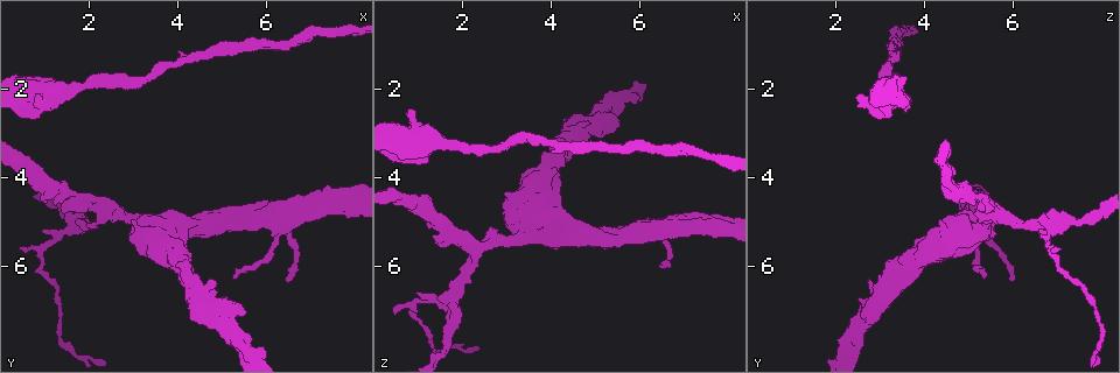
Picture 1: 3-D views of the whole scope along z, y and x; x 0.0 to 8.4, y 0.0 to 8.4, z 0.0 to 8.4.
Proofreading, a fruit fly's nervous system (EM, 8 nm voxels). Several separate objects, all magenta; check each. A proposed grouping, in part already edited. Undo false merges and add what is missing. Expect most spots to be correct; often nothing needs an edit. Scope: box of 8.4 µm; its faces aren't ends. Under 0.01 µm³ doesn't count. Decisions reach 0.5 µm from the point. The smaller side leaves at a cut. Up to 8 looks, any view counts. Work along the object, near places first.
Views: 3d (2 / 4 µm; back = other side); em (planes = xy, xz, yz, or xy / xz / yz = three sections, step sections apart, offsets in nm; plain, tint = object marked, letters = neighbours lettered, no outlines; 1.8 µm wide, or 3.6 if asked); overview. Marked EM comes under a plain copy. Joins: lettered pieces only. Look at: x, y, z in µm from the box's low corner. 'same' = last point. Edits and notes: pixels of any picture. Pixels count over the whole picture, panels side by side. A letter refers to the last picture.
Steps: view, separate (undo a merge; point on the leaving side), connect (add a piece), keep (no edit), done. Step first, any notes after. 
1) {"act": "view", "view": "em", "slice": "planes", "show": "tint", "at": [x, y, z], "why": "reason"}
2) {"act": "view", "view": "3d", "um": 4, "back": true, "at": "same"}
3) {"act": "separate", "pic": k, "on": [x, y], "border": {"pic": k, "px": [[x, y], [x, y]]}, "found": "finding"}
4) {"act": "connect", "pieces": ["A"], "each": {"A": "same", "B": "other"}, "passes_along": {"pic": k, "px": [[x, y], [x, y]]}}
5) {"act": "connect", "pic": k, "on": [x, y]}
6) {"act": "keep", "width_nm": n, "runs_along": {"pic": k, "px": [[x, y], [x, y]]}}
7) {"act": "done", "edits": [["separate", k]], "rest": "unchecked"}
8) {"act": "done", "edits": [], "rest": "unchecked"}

{"act": "view", "view": "em", "slice": "planes", "show": "letters", "at": [0.80, 2.25, 2.45], "why": "stops while still wide"}

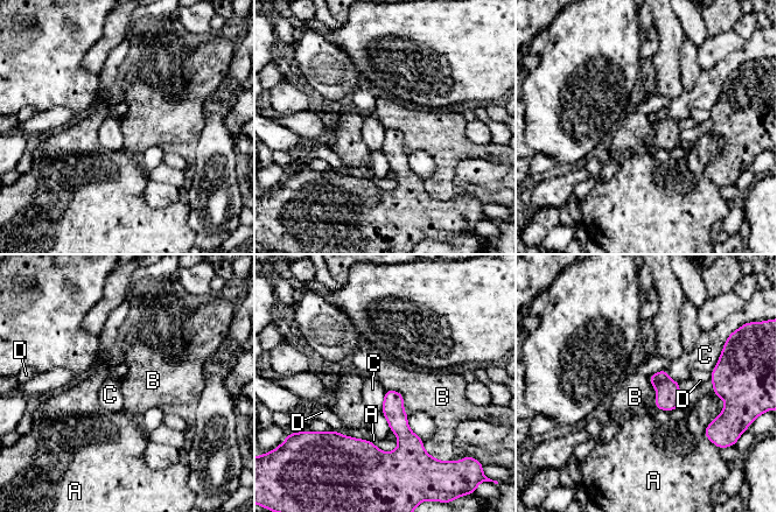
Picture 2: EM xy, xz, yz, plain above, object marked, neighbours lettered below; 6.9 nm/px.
{"act": "keep", "longest_contact_nm": ["A", 320], "each": {"A": "other", "B": "other", "C": "other", "D": "other"}, "runs_along": {"pic": 2, "px": [[336, 434], [379, 454], [420, 444]]}, "found": "none of them fits"}

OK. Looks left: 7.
{"act": "view", "view": "em", "slice": "xz", "step": 4, "show": "tint", "at": [7.30, 4.55, 5.05], "why": "two arms in line, one across"}

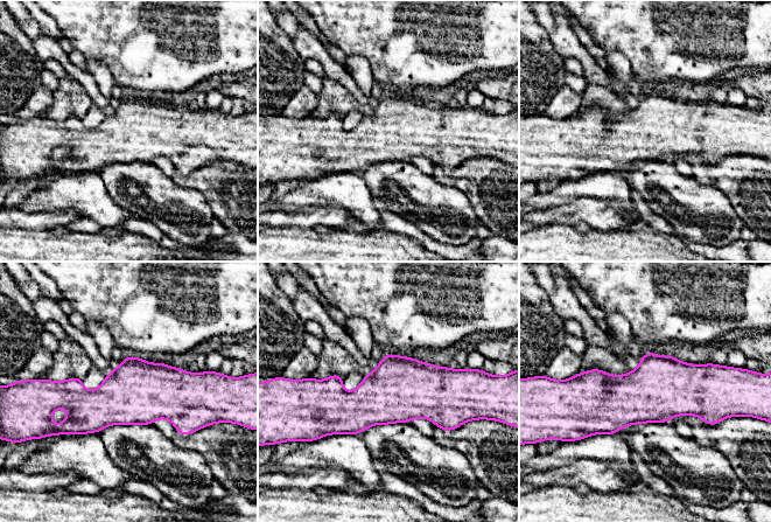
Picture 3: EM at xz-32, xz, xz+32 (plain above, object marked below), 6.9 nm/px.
{"act": "view", "view": "em", "slice": "planes", "show": "tint", "at": "same"}

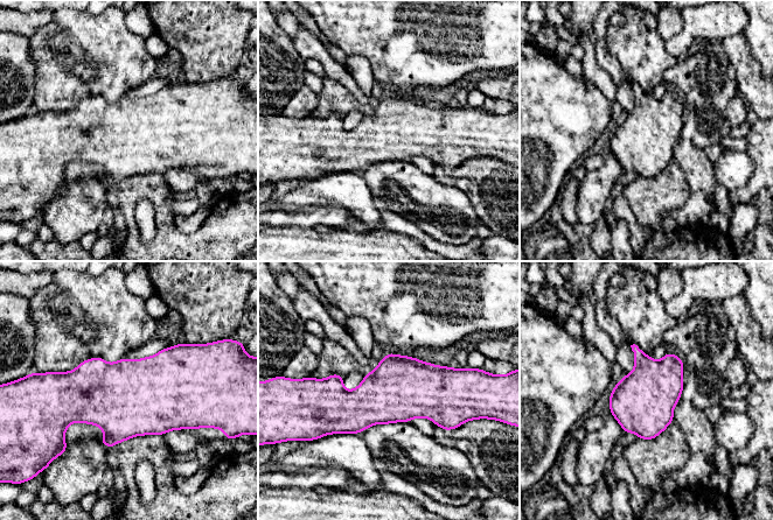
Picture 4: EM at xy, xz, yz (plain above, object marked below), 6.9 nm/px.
{"act": "view", "view": "em", "slice": "planes", "show": "letters", "at": "same", "why": "see the neighbours"}

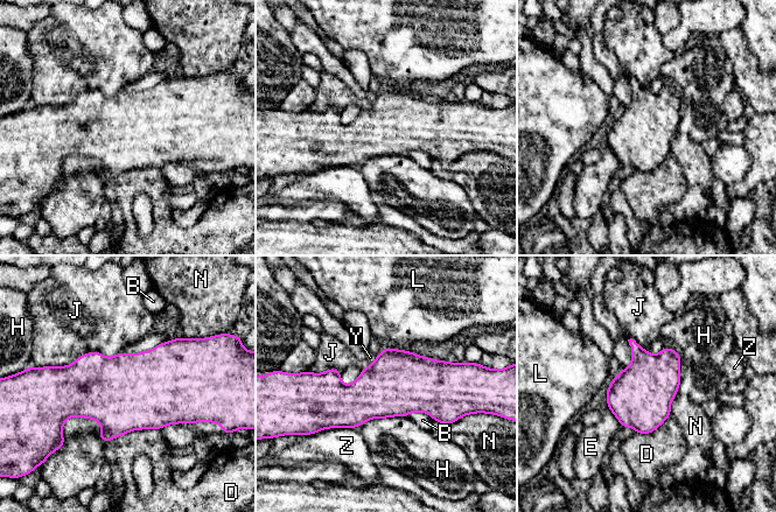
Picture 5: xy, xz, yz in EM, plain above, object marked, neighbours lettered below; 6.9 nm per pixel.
{"act": "keep", "width_nm": 440, "each": {"B": "other", "D": "other", "E": "other", "H": "other", "J": "other", "L": "other", "N": "other", "Y": "other", "Z": "other"}, "found": "all the same neuron"}

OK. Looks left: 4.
{"act": "view", "view": "em", "slice": "planes", "show": "letters", "at": [3.00, 4.95, 4.35], "why": "stops while still wide"}

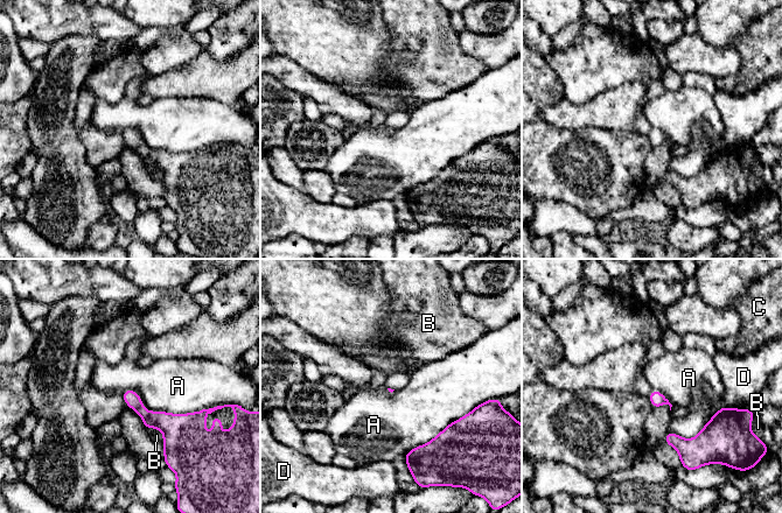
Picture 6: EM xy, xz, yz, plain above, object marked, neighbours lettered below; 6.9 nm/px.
{"act": "keep", "longest_contact_nm": ["A", 500], "each": {"A": "other", "B": "other", "C": "other", "D": "other"}, "border": {"pic": 6, "px": [[137, 392], [149, 410], [209, 407]]}, "found": "none of them fits"}

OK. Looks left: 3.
{"act": "done", "edits": [], "rest": "unchecked"}

